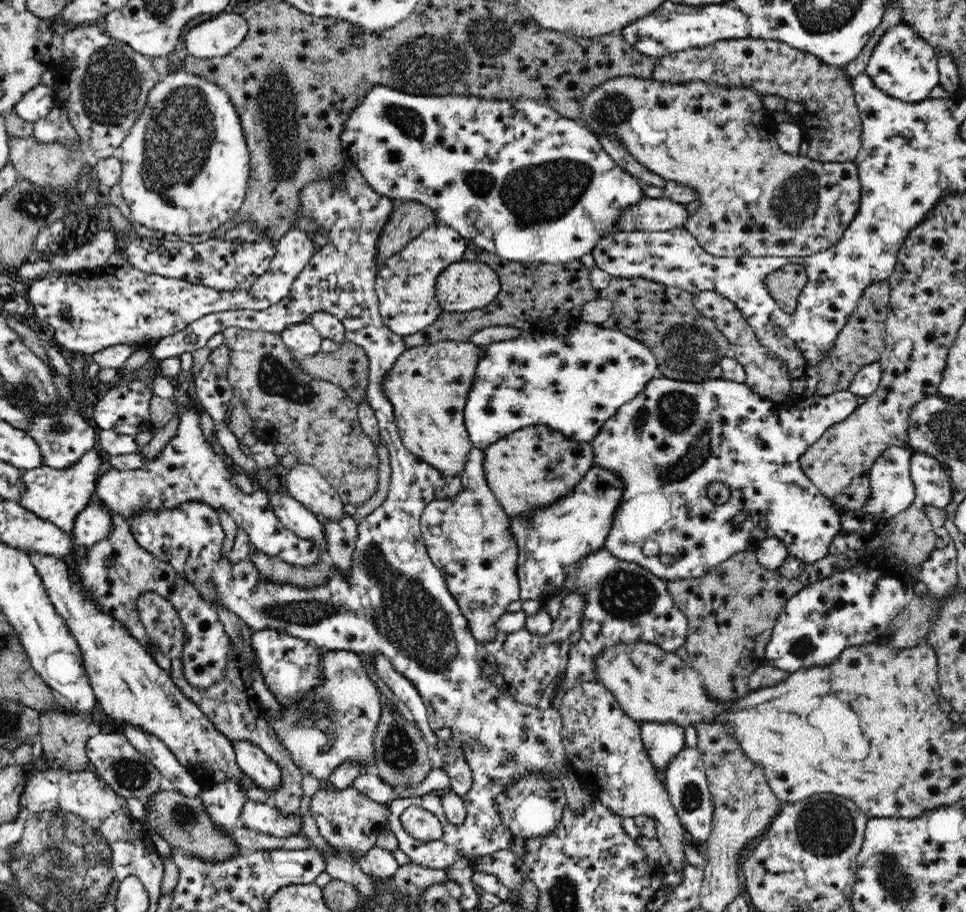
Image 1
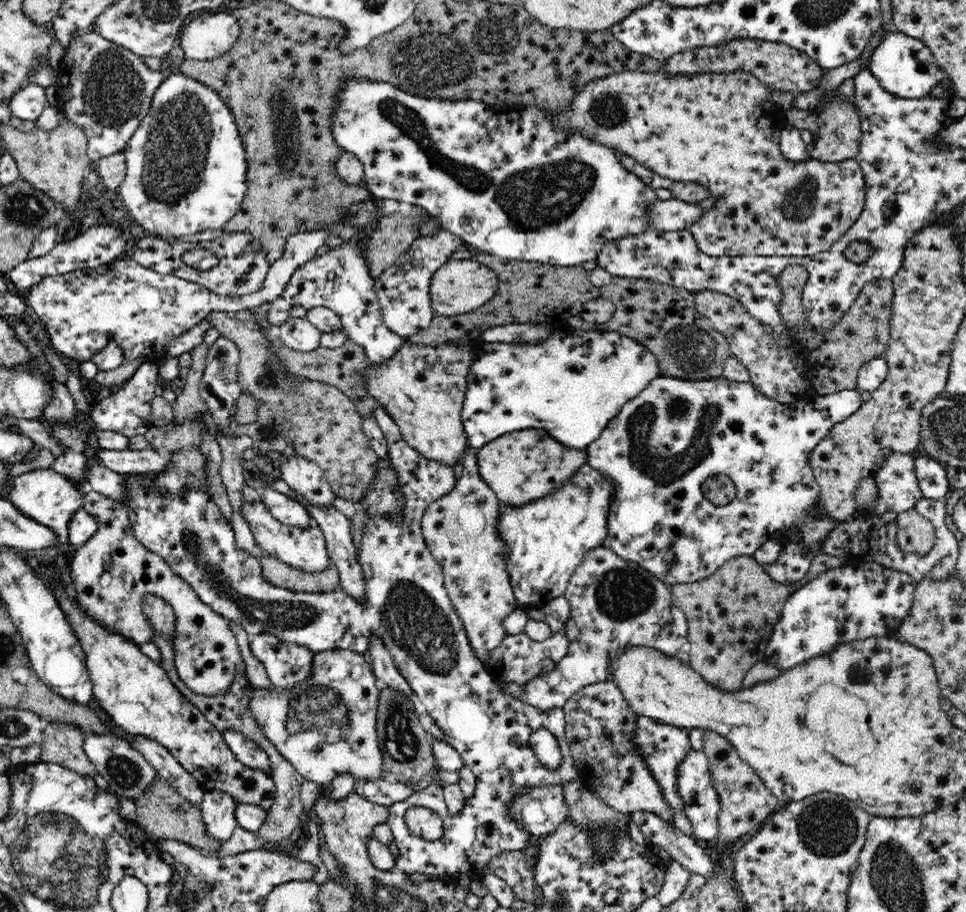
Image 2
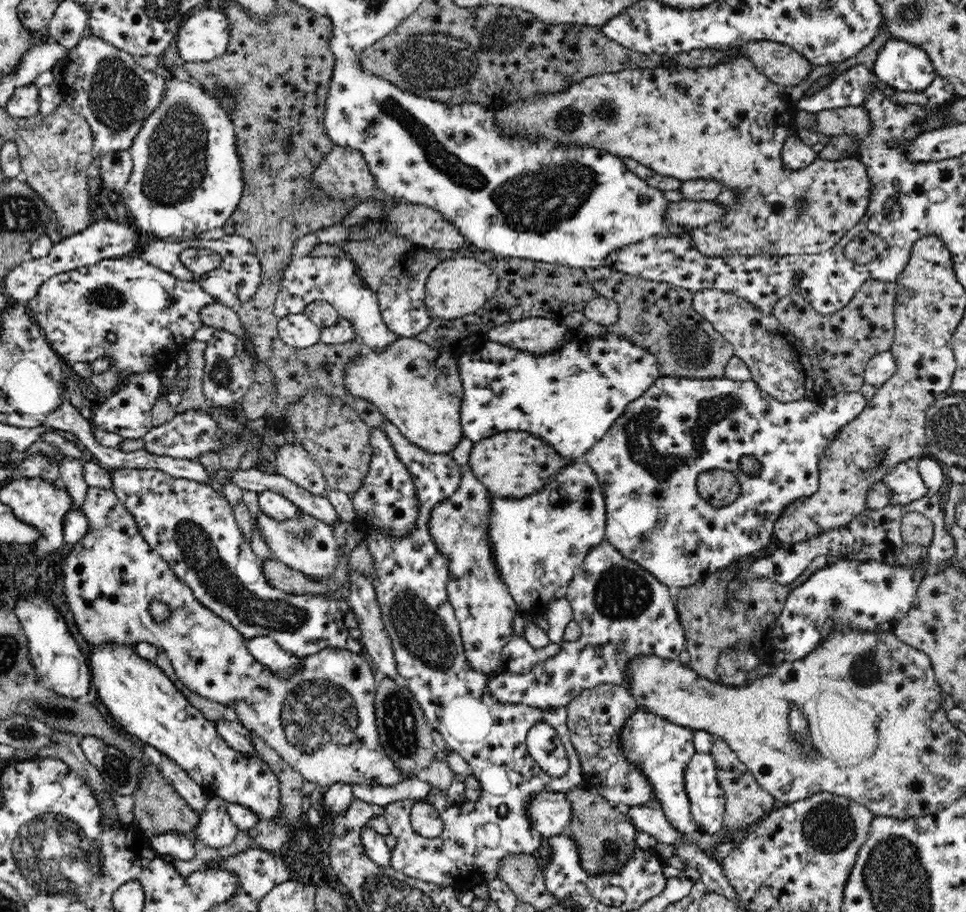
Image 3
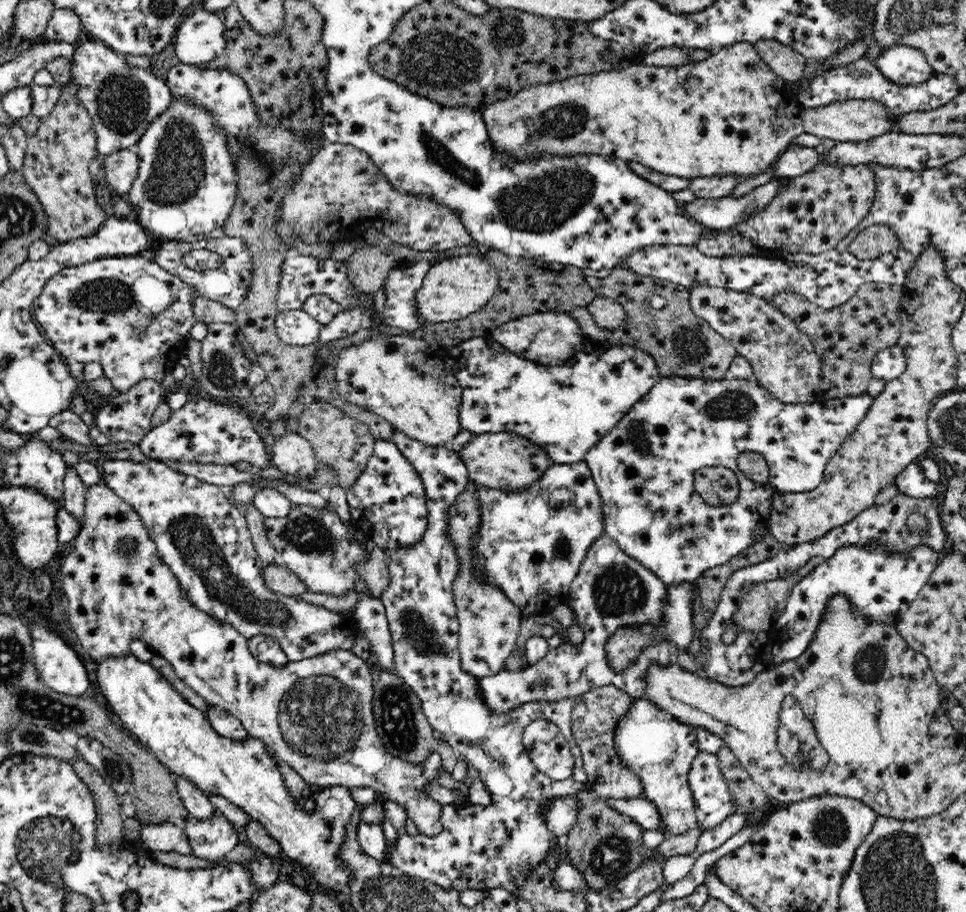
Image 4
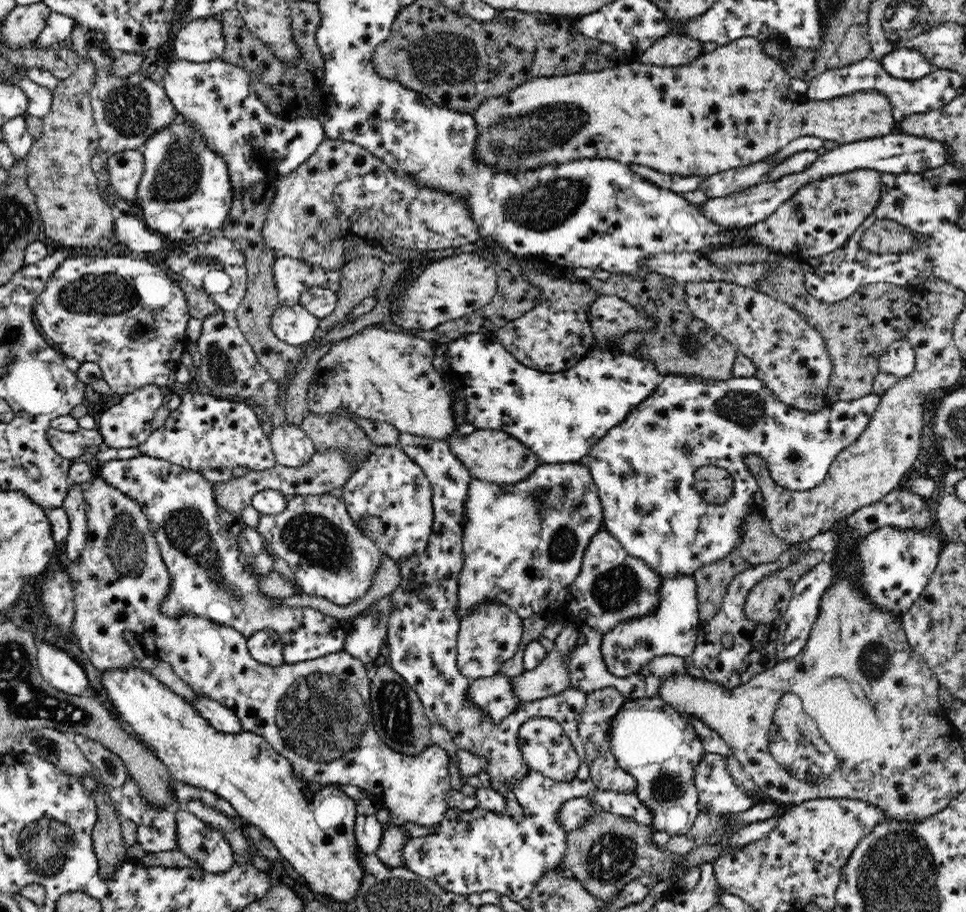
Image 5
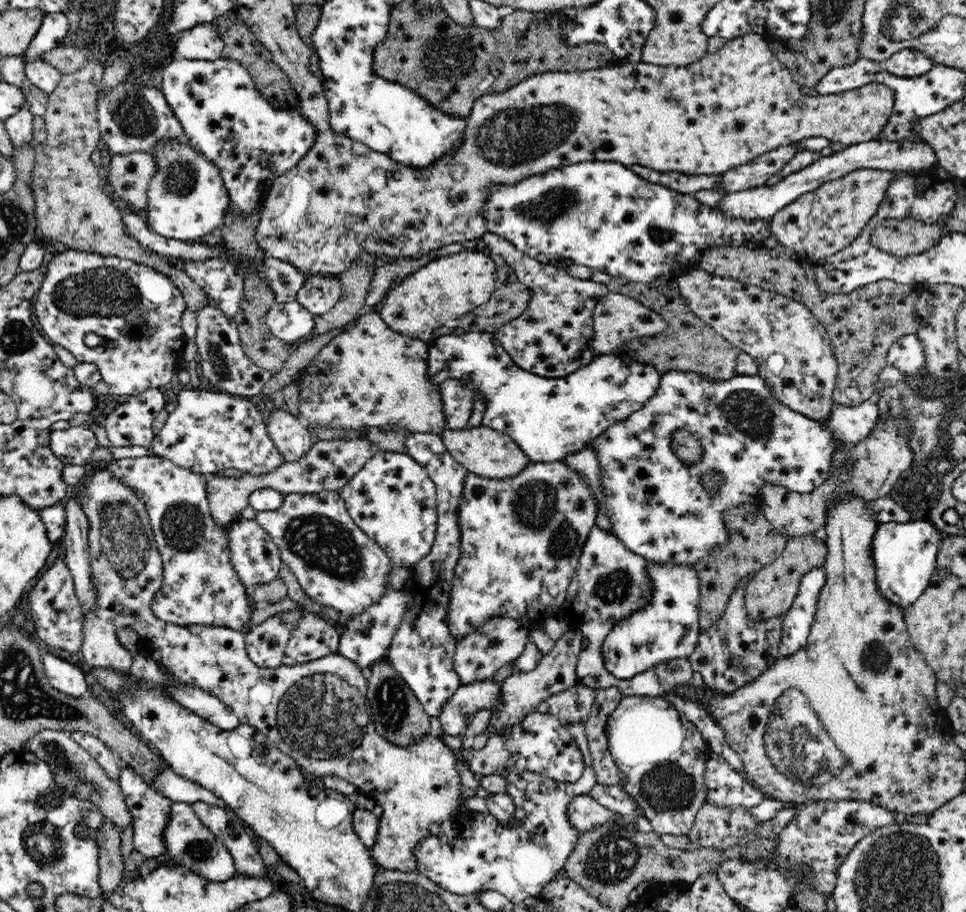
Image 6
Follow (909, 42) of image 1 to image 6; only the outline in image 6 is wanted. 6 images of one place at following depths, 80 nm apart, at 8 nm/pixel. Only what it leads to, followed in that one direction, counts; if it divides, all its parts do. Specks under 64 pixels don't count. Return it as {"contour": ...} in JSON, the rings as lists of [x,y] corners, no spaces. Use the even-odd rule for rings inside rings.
{"contour":[[[902,49],[895,52],[884,62],[885,69],[899,77],[914,78],[926,74],[934,62],[917,49]]]}

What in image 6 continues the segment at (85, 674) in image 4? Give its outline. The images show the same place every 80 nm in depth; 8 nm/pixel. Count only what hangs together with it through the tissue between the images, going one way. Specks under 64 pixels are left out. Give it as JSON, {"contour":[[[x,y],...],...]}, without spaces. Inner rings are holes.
{"contour":[[[46,654],[44,670],[50,685],[59,693],[78,699],[85,699],[89,695],[86,676],[78,666]]]}

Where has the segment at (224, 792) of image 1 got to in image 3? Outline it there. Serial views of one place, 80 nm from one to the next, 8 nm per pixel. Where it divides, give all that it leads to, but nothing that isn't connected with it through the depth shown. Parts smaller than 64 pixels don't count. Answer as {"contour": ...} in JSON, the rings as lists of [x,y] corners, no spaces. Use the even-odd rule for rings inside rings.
{"contour":[[[209,797],[206,810],[200,814],[200,822],[193,834],[196,834],[197,847],[218,850],[234,842],[239,828],[232,822],[227,811],[226,801],[220,797]]]}

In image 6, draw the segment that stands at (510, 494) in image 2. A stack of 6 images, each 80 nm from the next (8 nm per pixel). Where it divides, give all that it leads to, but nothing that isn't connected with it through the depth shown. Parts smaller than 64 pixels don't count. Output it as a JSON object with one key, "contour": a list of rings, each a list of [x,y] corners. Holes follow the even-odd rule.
{"contour":[[[482,424],[460,430],[448,428],[440,434],[440,437],[450,455],[457,459],[462,466],[465,466],[468,472],[482,478],[506,480],[507,478],[516,477],[518,473],[522,473],[522,470],[525,470],[526,466],[529,466],[530,462],[532,462],[509,435]]]}

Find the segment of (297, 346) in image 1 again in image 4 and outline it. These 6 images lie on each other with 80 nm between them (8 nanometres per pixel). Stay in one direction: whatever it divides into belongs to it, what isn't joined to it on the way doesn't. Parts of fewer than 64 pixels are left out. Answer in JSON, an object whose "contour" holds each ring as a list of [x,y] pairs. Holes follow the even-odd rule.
{"contour":[[[303,309],[279,313],[275,320],[277,335],[286,344],[301,347],[319,342],[322,325]]]}

